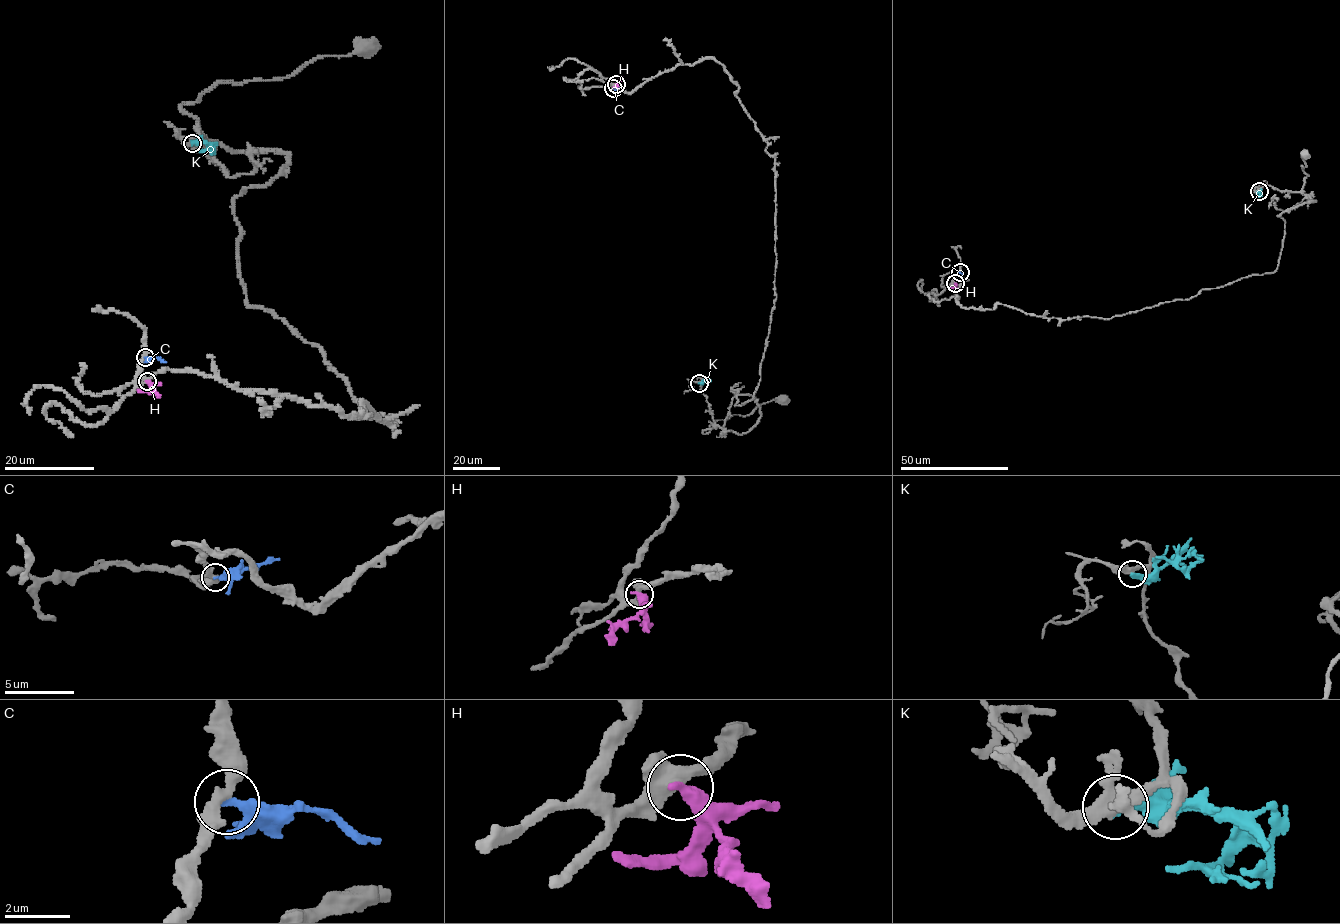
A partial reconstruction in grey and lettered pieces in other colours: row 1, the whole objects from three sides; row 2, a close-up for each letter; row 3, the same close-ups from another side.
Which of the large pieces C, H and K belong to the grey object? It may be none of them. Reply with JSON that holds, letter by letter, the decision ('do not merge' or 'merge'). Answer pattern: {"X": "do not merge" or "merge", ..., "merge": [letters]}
{"C": "do not merge", "H": "do not merge", "K": "do not merge", "merge": []}

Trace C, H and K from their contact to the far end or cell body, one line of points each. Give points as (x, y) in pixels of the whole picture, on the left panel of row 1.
C: (145, 357), (158, 358), (166, 362)
H: (146, 381), (159, 397)
K: (192, 142), (208, 144), (207, 150), (199, 152)

